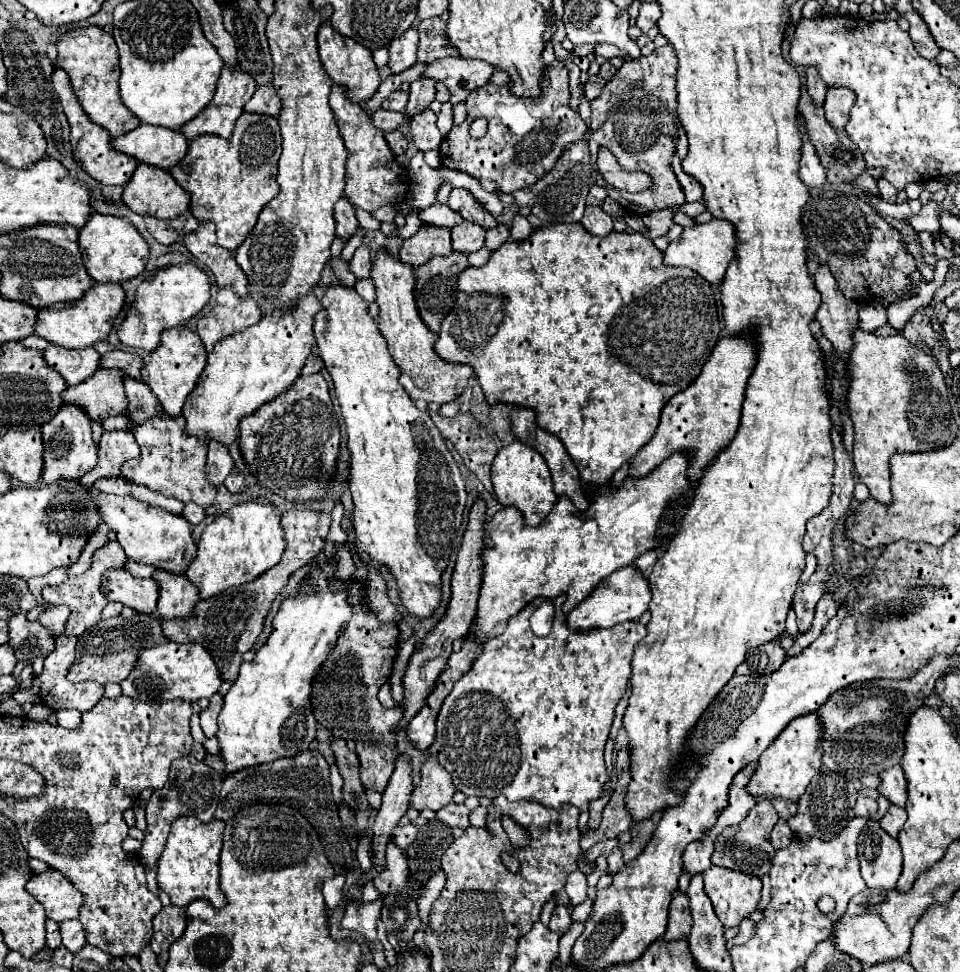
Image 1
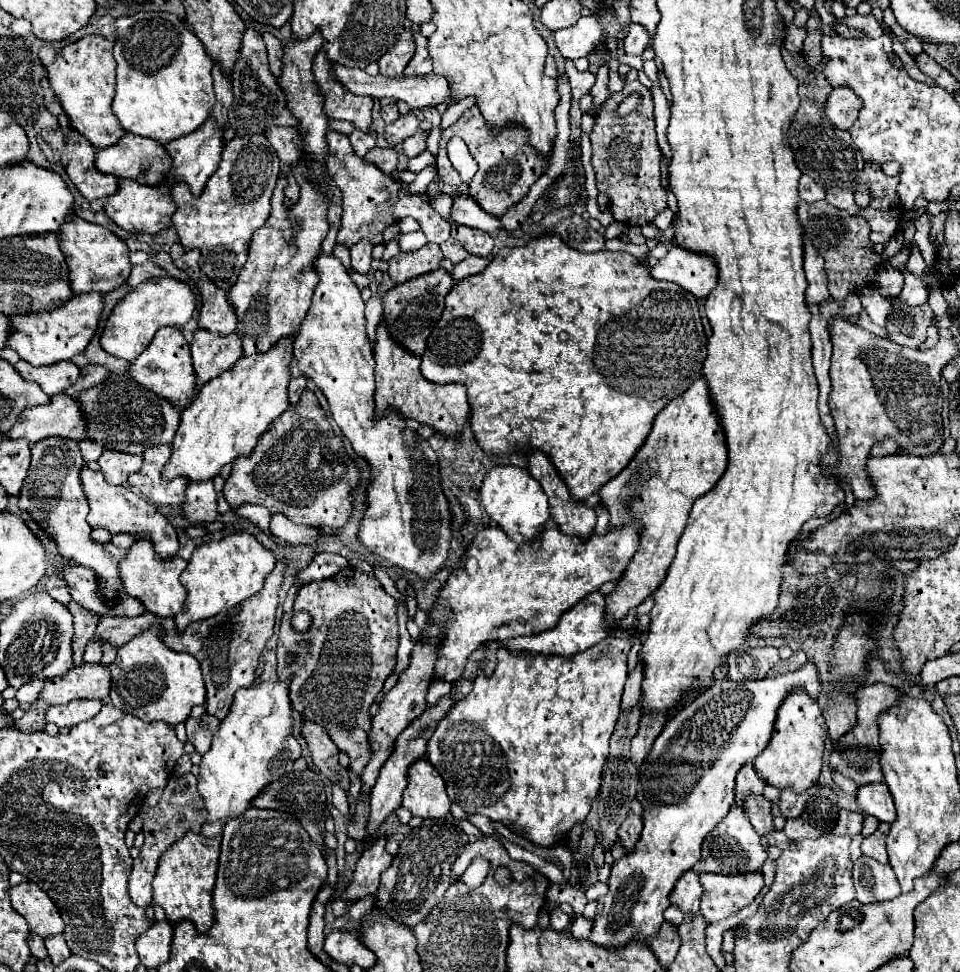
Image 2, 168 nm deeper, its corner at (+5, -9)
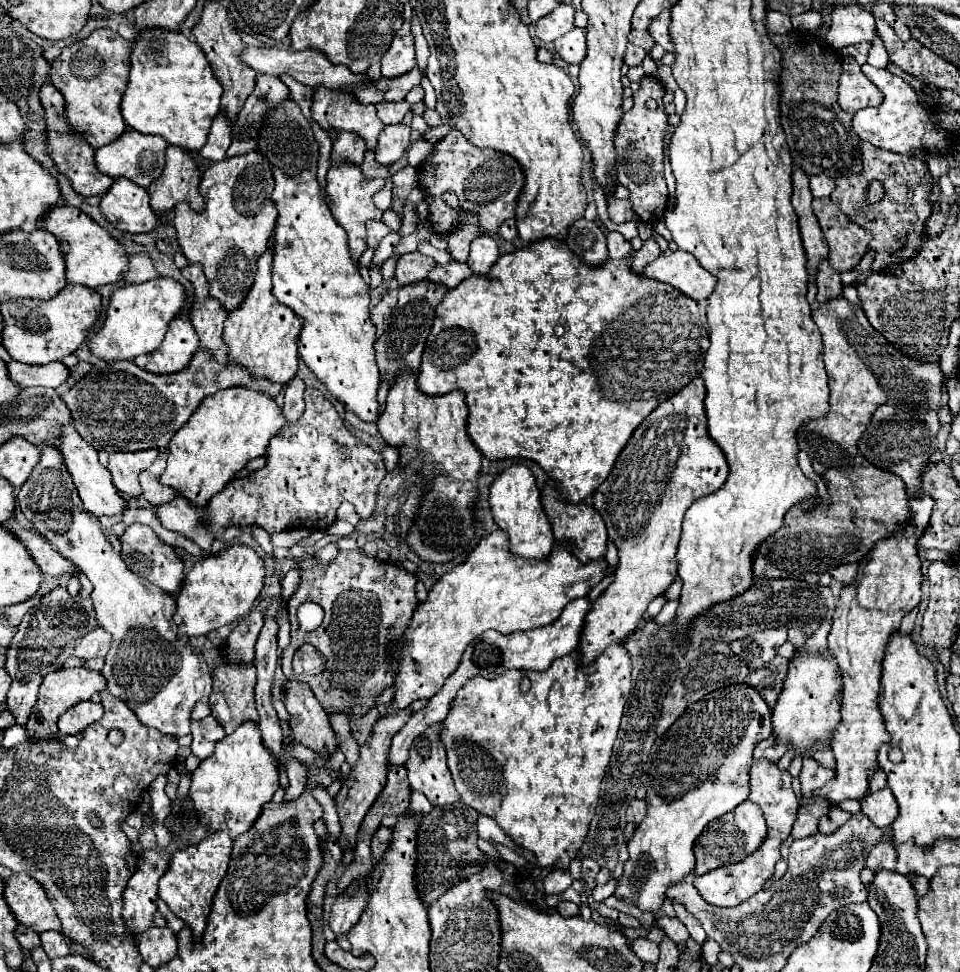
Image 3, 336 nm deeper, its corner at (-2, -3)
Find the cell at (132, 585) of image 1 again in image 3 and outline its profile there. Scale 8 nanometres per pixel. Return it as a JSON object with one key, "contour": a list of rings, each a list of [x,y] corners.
{"contour":[[[10,519],[10,521],[8,521],[8,527],[10,527],[14,533],[18,533],[20,539],[22,539],[22,543],[26,543],[26,549],[32,551],[38,567],[42,567],[42,573],[46,573],[46,575],[50,575],[50,577],[62,577],[62,575],[78,577],[80,571],[78,571],[76,563],[72,563],[70,559],[62,557],[62,555],[52,547],[52,543],[50,543],[44,535],[36,533],[36,531],[30,529],[28,525],[26,525],[26,527],[18,525],[16,519]]]}

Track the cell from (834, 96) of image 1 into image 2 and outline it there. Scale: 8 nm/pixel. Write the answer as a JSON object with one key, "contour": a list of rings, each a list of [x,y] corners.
{"contour":[[[843,85],[831,91],[825,105],[825,115],[833,121],[835,127],[849,129],[855,123],[861,107],[863,107],[863,101],[853,93],[853,89],[847,89]]]}

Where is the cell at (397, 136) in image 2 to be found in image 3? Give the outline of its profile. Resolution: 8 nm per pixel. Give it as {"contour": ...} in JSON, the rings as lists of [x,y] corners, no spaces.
{"contour":[[[398,123],[398,125],[386,125],[384,131],[380,133],[378,139],[378,147],[376,147],[376,157],[378,163],[390,165],[394,161],[398,161],[402,157],[402,153],[408,149],[410,145],[410,125]]]}

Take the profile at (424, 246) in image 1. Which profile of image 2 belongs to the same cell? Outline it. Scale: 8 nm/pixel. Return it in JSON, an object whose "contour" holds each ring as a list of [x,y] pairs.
{"contour":[[[427,243],[415,253],[397,253],[389,261],[387,273],[395,283],[405,283],[409,279],[415,279],[419,275],[439,269],[441,259],[443,259],[443,253],[441,253],[439,245]]]}

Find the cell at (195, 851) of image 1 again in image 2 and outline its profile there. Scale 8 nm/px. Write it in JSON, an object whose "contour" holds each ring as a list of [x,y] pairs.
{"contour":[[[187,833],[187,837],[179,839],[171,849],[163,853],[163,859],[159,859],[157,875],[153,879],[153,901],[165,909],[169,921],[177,923],[181,919],[189,919],[195,925],[197,933],[207,933],[209,925],[213,923],[211,893],[215,885],[219,845],[219,837]]]}

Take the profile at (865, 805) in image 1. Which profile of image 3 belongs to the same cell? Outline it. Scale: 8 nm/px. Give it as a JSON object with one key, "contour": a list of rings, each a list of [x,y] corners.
{"contour":[[[832,807],[826,817],[820,819],[820,833],[832,833],[840,825],[844,825],[852,815],[848,811],[842,811],[840,807]]]}

